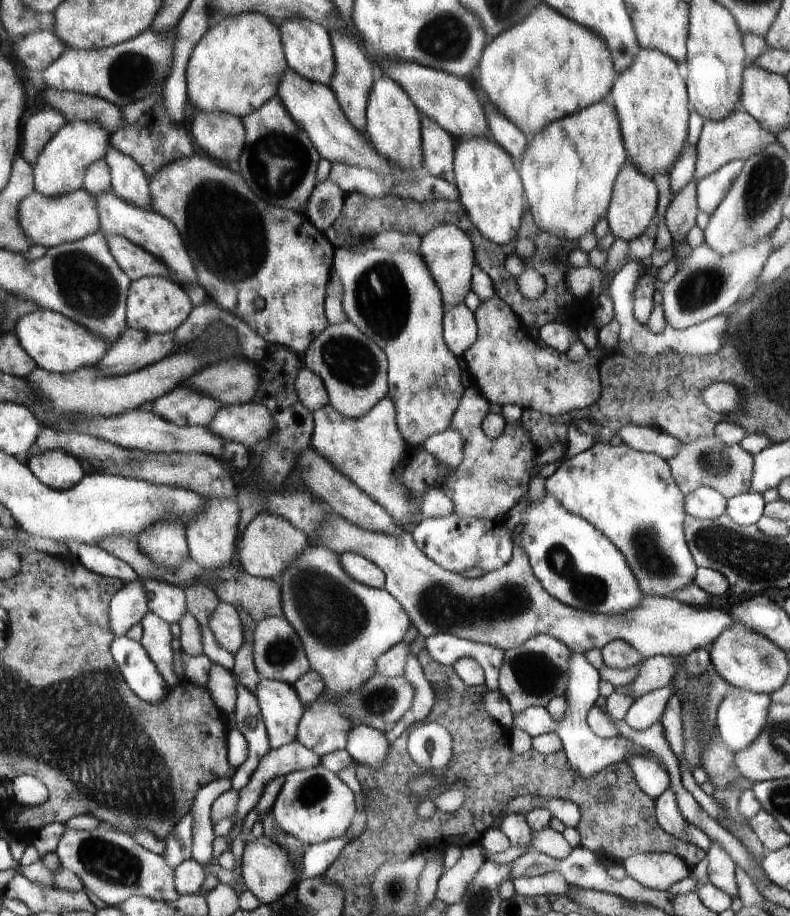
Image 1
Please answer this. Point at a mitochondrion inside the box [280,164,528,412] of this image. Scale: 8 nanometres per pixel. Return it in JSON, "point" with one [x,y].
{"point":[381,297]}

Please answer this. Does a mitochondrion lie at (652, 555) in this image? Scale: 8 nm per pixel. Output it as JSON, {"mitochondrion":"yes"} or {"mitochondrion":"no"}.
{"mitochondrion":"yes"}

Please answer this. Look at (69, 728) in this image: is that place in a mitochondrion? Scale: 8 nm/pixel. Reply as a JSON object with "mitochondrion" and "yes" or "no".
{"mitochondrion":"yes"}

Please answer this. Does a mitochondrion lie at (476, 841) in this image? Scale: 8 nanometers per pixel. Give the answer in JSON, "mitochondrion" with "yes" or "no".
{"mitochondrion":"no"}

